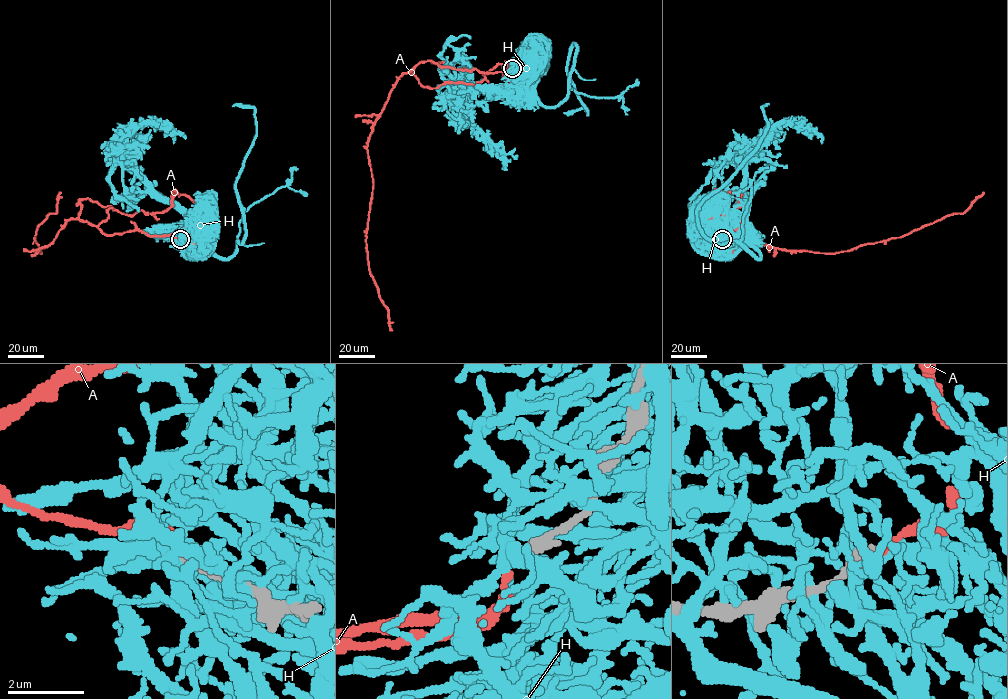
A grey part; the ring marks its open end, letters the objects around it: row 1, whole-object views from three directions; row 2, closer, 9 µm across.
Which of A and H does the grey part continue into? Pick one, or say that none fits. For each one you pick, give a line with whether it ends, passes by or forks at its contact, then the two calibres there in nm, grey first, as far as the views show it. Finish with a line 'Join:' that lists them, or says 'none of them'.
Join: none of them

